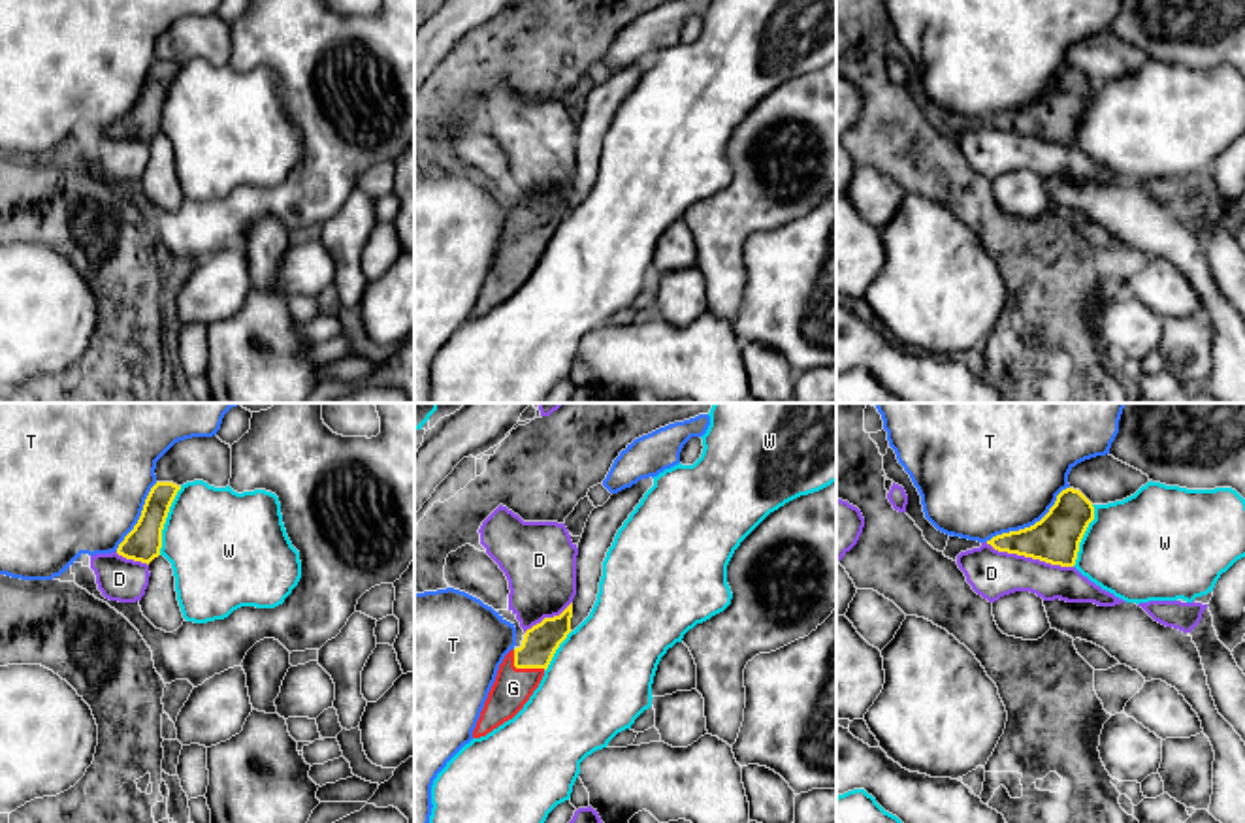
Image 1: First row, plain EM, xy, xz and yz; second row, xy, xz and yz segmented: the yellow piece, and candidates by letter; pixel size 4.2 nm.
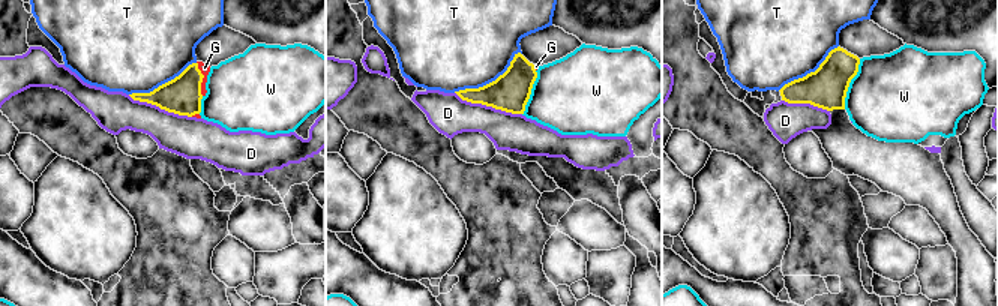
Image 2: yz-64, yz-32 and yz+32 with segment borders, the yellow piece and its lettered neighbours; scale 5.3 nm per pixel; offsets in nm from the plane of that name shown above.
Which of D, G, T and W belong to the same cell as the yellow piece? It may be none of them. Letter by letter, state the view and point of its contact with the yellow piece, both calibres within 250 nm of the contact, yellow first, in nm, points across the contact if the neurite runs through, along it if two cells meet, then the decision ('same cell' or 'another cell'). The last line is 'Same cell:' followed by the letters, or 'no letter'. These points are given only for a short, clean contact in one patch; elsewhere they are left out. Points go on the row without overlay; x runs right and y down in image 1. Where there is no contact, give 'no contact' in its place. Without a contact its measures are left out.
D: meets yellow in yz at (1029, 134); 220 nm thick on the yellow side, 200 nm on the other; border along yz (986, 121), (999, 129), (1072, 145); another cell
G: meets yellow in xz at (522, 245); 150 nm thick on the yellow side, 160 nm on the other; runs through xz (539, 223), (522, 245), (513, 266); same cell
T: meets yellow in yz at (1031, 104); 220 nm thick on the yellow side, 480 nm on the other; another cell
W: meets yellow in xy at (164, 98); 150 nm thick on the yellow side, 440 nm on the other; another cell
Same cell: G

